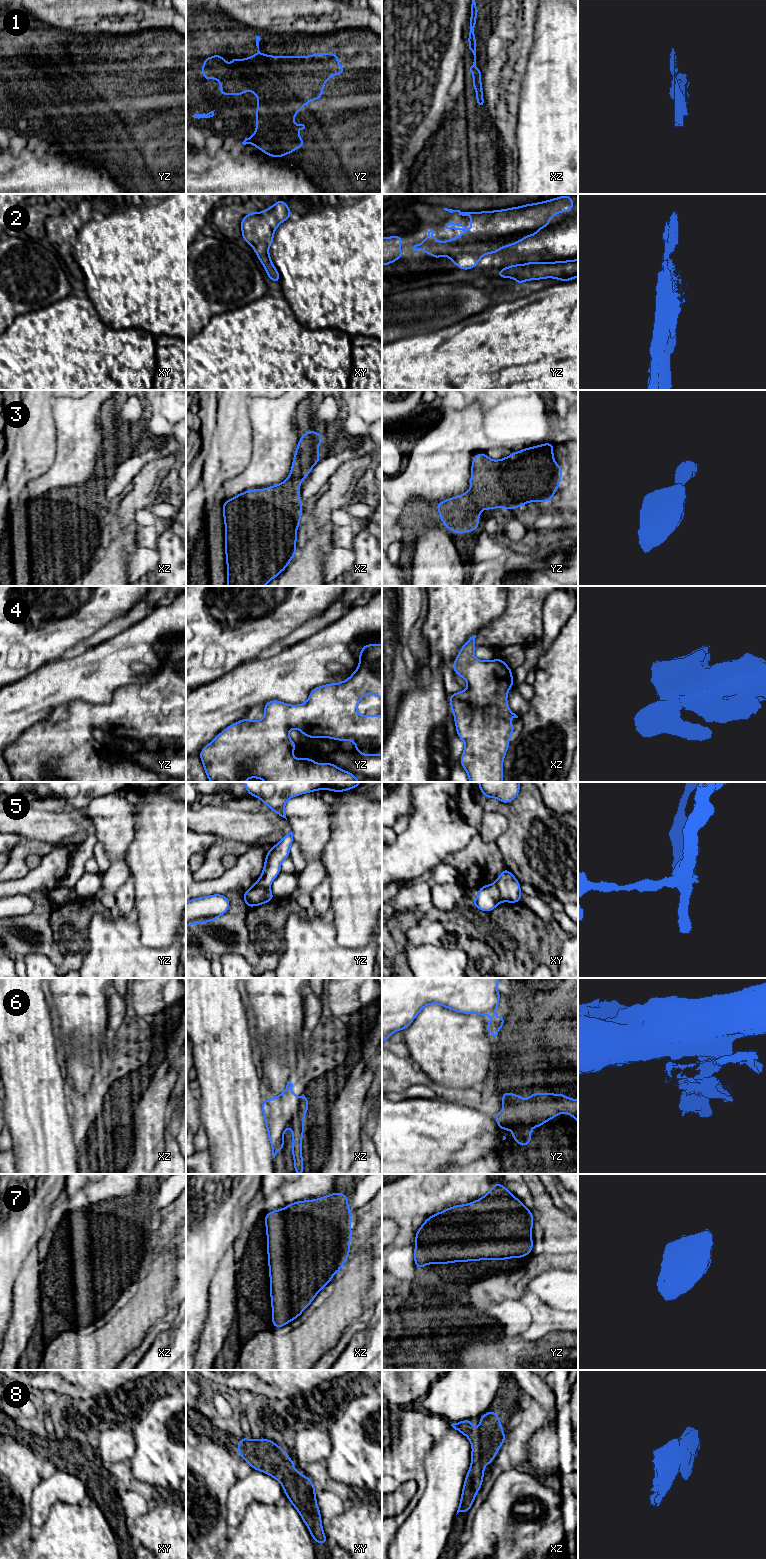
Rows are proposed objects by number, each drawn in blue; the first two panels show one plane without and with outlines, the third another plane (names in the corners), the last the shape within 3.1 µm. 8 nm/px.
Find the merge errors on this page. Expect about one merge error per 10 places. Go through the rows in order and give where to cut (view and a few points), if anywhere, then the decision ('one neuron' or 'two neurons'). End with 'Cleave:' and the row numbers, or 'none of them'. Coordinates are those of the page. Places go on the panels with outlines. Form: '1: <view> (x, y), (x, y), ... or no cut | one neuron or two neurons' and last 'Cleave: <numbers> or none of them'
1: no cut | one neuron
2: no cut | one neuron
3: no cut | one neuron
4: no cut | one neuron
5: yz (269, 886), (250, 888) | two neurons
6: yz (503, 1105), (513, 1104), (519, 1110) | two neurons
7: no cut | one neuron
8: no cut | one neuron
Cleave: 5, 6

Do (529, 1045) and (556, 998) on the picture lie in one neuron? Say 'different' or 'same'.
same

